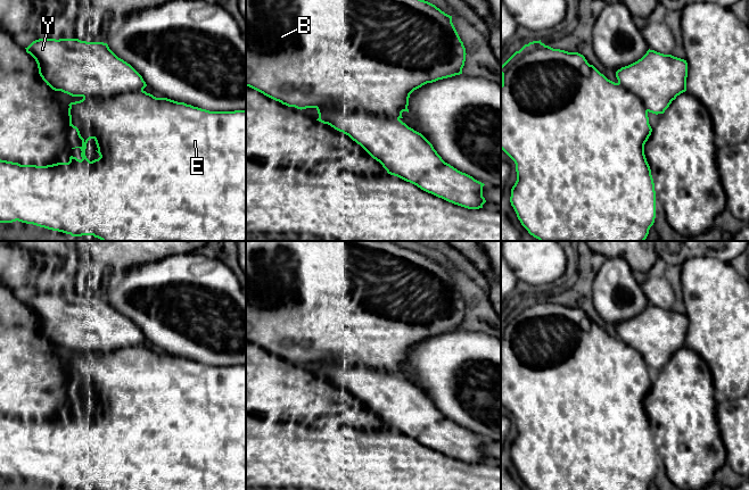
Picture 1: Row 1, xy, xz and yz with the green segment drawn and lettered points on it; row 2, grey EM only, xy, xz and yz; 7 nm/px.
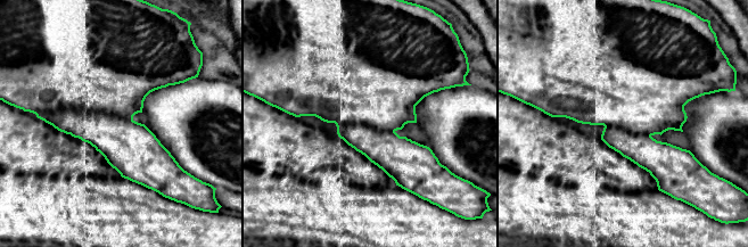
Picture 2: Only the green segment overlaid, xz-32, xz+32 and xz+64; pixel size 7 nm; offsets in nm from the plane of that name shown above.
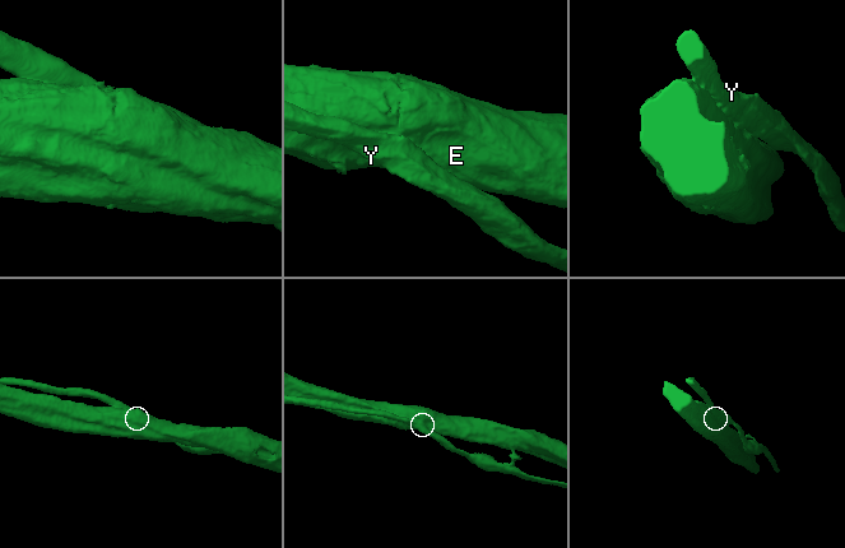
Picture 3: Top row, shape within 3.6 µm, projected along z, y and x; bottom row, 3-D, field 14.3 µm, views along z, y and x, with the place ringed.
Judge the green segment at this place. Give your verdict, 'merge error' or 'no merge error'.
merge error

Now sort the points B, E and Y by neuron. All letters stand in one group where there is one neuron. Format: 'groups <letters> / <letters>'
groups B E / Y

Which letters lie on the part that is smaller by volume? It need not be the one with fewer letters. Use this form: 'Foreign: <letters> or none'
Foreign: Y

